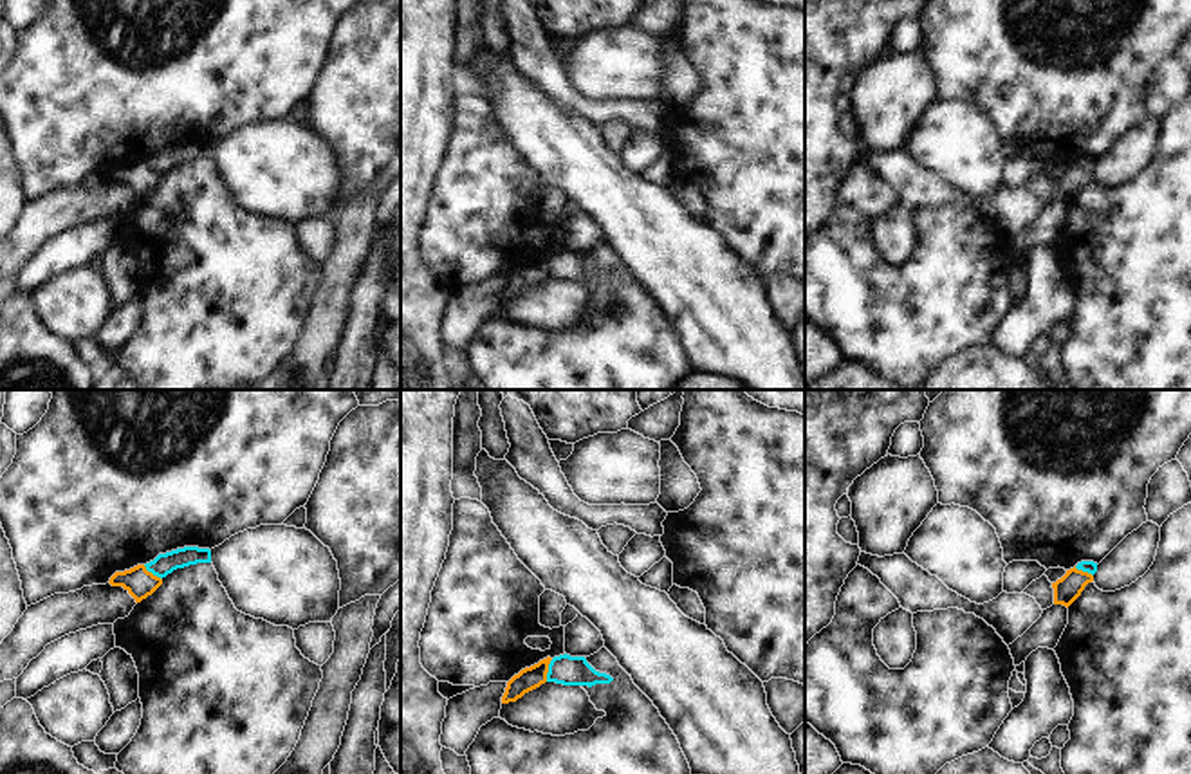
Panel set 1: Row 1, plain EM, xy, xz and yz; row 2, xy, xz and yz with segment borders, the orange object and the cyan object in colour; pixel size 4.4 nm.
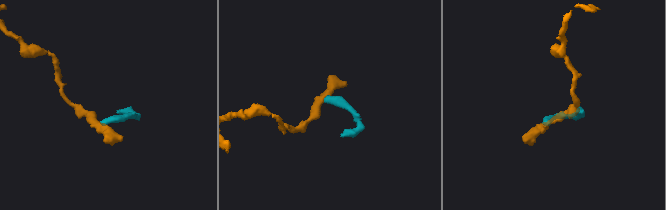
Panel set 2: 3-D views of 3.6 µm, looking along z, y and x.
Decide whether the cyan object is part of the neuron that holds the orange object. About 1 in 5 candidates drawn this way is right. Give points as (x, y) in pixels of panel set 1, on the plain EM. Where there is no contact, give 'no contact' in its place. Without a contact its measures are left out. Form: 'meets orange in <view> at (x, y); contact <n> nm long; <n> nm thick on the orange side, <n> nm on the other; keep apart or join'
meets orange in xz at (547, 266); contact 110 nm long; 100 nm thick on the orange side, 130 nm on the other; keep apart

